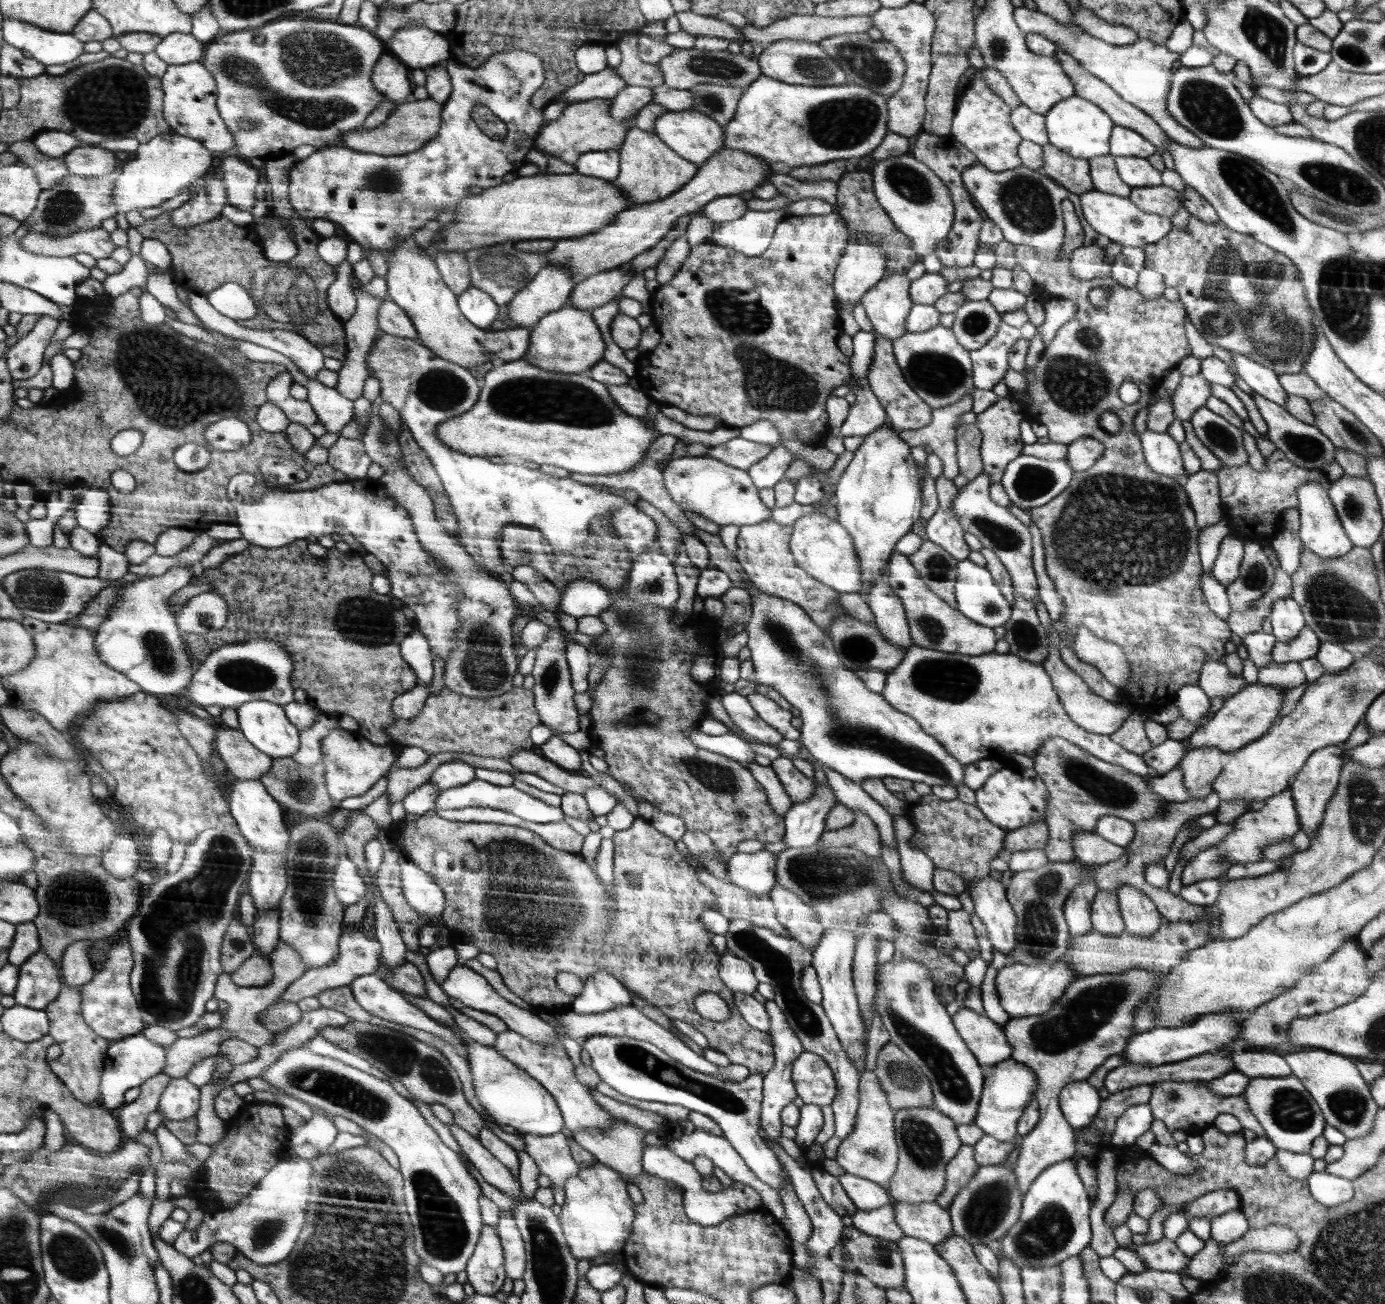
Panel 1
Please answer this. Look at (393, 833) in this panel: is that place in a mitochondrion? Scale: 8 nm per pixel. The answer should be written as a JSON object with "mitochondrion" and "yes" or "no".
{"mitochondrion":"no"}

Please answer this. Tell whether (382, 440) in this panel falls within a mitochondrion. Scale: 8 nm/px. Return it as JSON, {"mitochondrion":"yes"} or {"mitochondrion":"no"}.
{"mitochondrion":"yes"}

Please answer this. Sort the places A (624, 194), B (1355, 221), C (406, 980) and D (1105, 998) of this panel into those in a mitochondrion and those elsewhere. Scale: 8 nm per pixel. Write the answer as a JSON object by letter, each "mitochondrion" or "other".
{"A":"other","B":"mitochondrion","C":"other","D":"mitochondrion"}

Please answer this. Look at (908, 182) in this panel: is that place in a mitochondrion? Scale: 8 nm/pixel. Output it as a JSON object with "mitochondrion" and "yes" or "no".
{"mitochondrion":"yes"}

